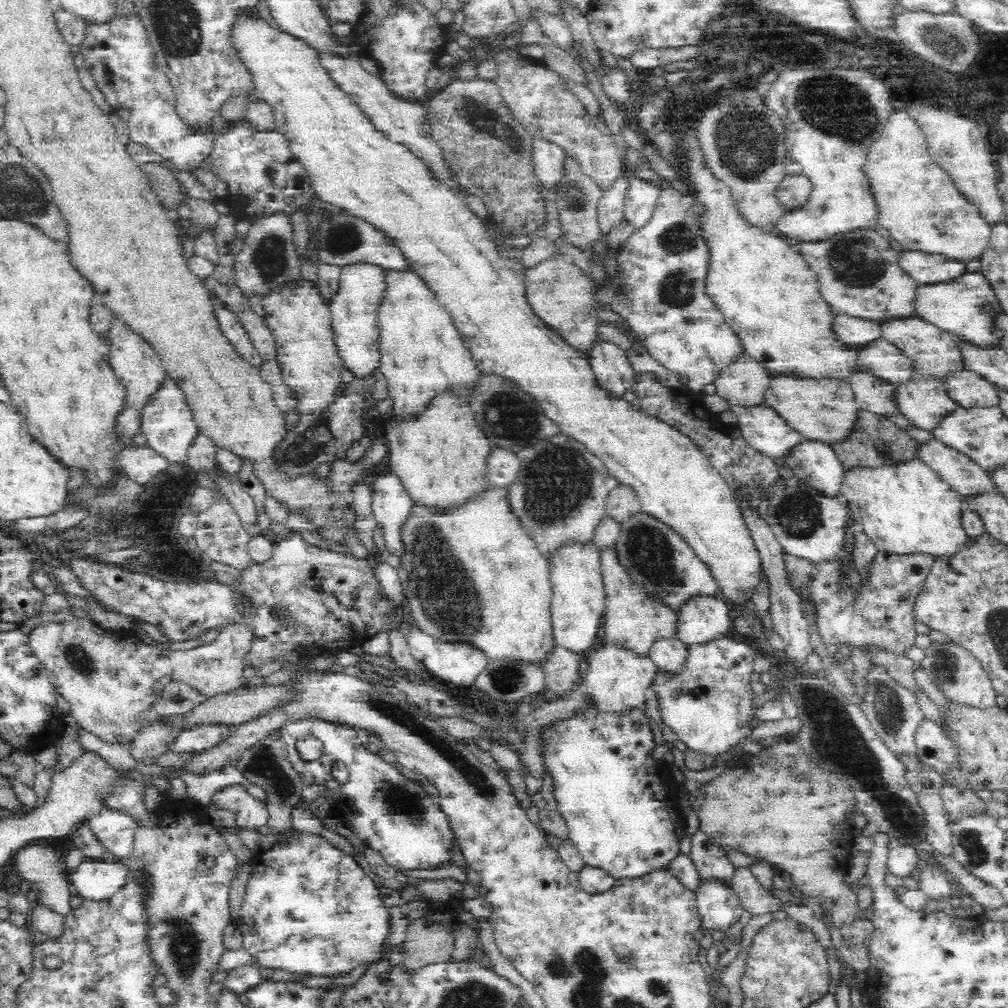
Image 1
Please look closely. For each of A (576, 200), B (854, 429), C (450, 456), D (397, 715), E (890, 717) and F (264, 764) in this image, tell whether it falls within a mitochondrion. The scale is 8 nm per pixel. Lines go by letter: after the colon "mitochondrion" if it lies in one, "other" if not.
A: mitochondrion
B: other
C: other
D: mitochondrion
E: mitochondrion
F: mitochondrion

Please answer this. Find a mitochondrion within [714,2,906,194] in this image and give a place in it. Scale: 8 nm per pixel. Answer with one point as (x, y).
(836, 111)

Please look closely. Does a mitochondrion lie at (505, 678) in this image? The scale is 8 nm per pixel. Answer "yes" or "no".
yes

